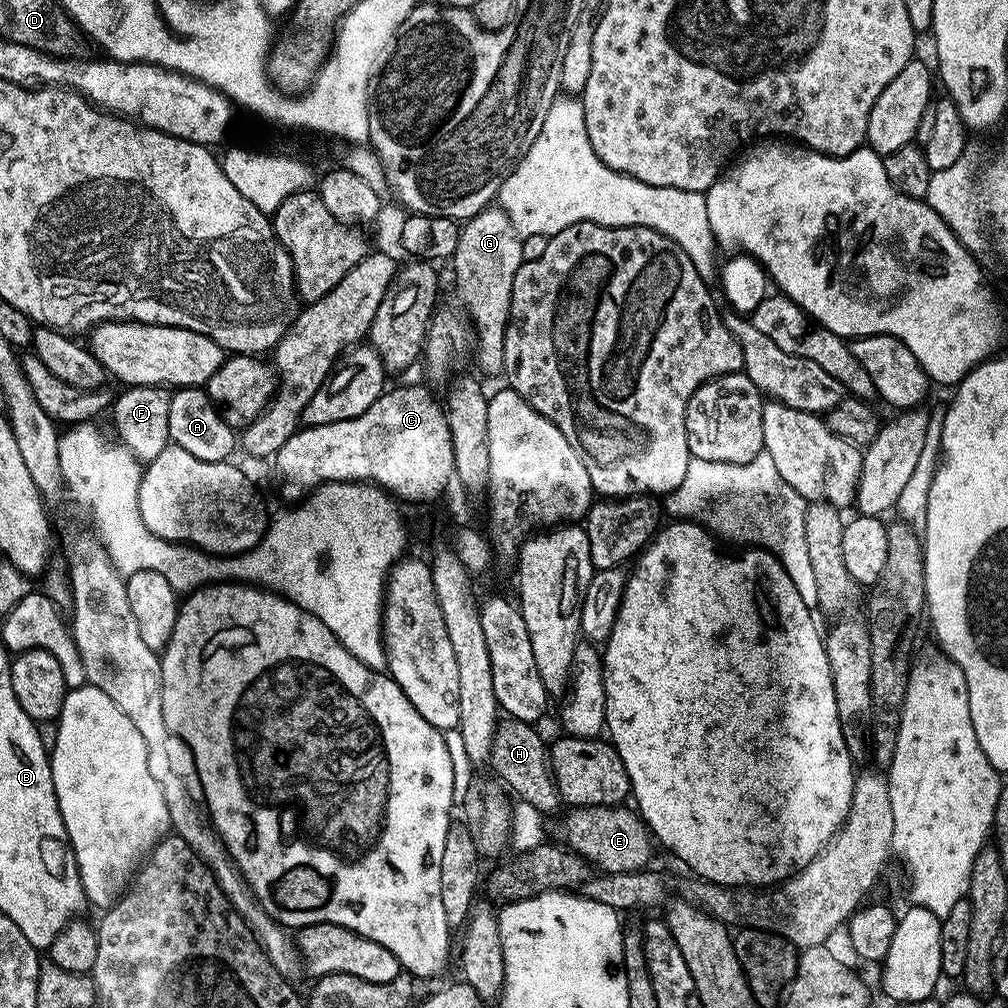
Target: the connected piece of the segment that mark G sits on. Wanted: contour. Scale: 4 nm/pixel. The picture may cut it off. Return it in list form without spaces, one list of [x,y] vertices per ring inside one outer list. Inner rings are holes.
[[[489,206],[460,224],[458,246],[450,257],[450,265],[456,271],[456,288],[460,291],[459,303],[466,309],[474,329],[474,360],[476,356],[477,366],[492,376],[499,377],[504,370],[504,335],[510,318],[514,274],[525,261],[523,245],[504,209]]]

